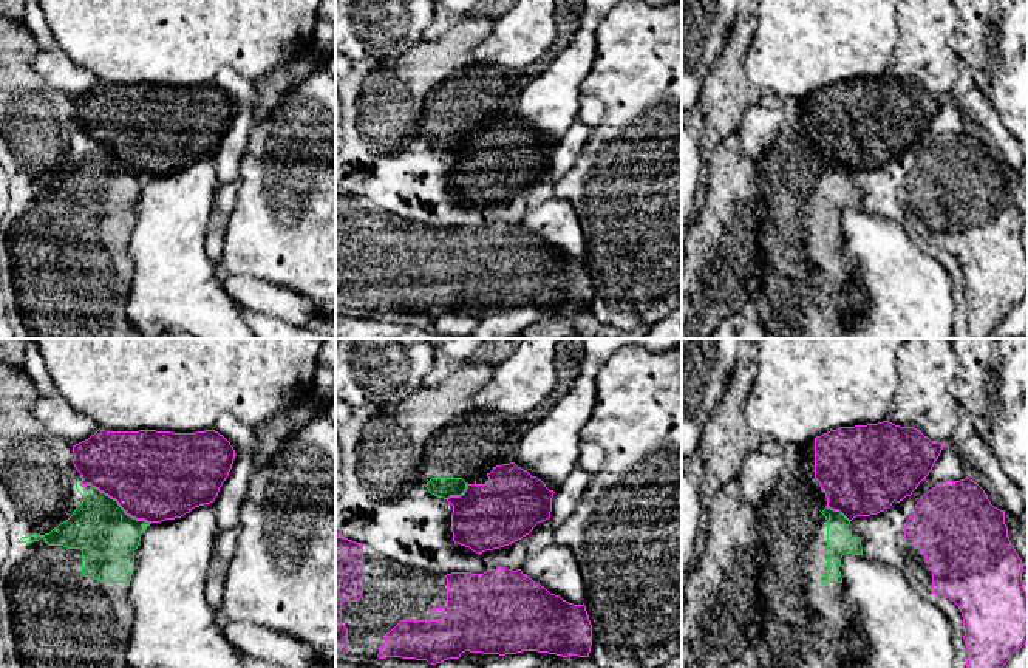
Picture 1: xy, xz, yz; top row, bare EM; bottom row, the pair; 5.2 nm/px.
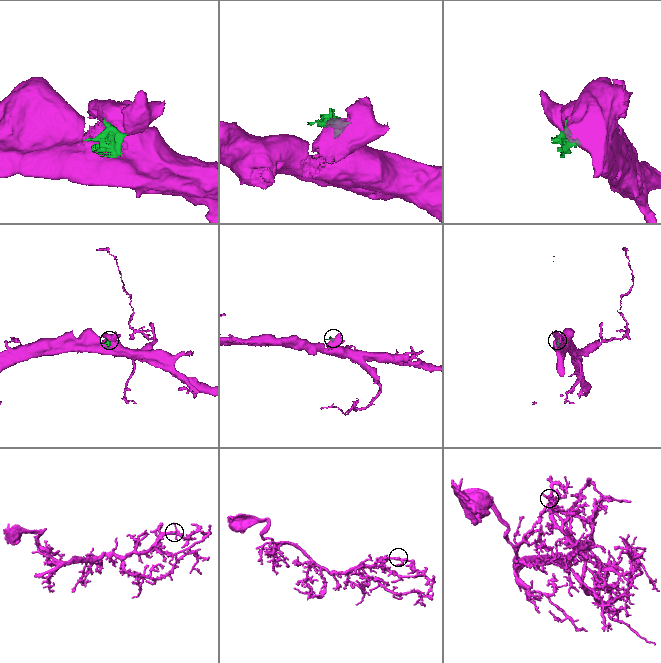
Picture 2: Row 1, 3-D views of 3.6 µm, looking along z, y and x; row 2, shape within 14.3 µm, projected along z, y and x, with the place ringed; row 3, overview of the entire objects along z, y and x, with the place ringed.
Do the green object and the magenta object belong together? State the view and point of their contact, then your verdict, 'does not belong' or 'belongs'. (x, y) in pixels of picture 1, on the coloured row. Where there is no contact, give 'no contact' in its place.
meets green in xy at (112, 498); does not belong

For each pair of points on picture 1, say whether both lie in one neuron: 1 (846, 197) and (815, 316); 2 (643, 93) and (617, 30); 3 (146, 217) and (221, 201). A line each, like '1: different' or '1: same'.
1: same
2: same
3: different

